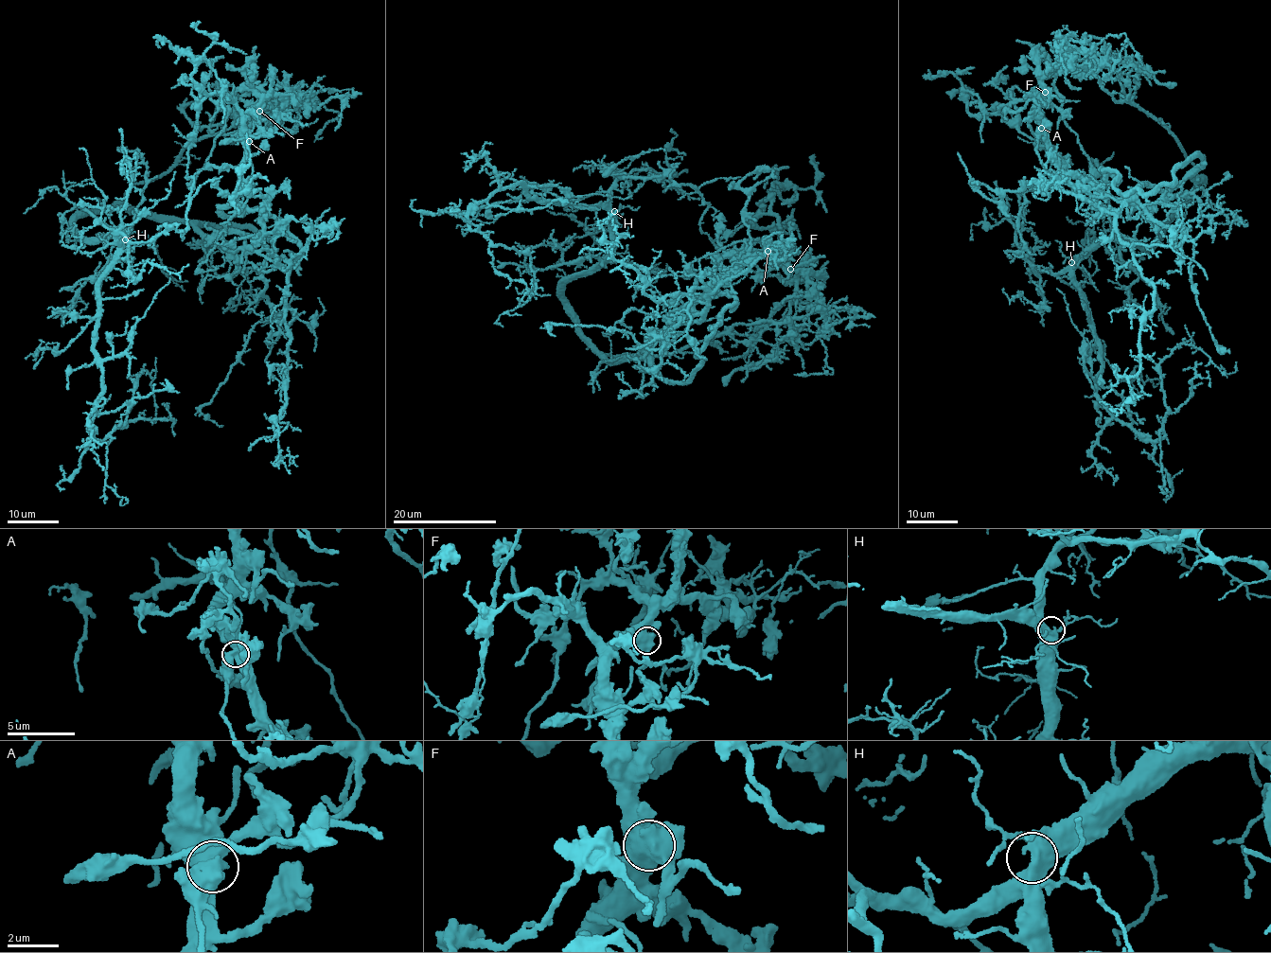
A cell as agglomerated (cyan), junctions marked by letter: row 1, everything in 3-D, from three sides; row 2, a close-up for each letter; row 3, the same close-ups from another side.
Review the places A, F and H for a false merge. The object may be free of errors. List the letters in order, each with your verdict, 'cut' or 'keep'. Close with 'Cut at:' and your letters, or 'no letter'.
A: cut
F: keep
H: keep
Cut at: A

